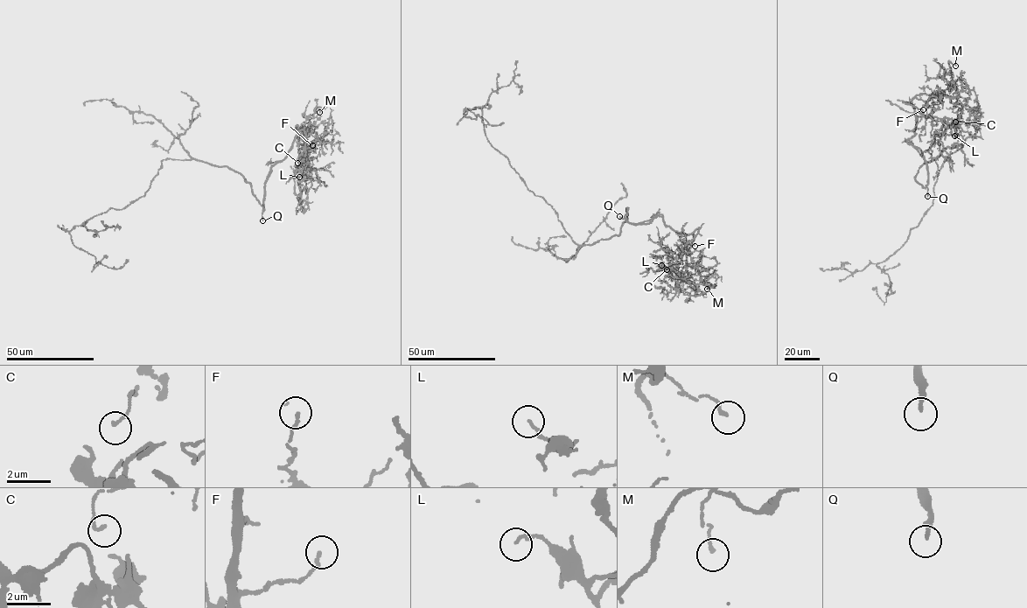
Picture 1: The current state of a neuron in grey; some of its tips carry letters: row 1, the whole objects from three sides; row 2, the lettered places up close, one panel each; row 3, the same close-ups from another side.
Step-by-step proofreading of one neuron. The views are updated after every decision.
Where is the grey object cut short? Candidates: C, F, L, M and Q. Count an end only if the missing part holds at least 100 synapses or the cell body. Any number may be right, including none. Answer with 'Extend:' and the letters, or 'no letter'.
Extend: Q

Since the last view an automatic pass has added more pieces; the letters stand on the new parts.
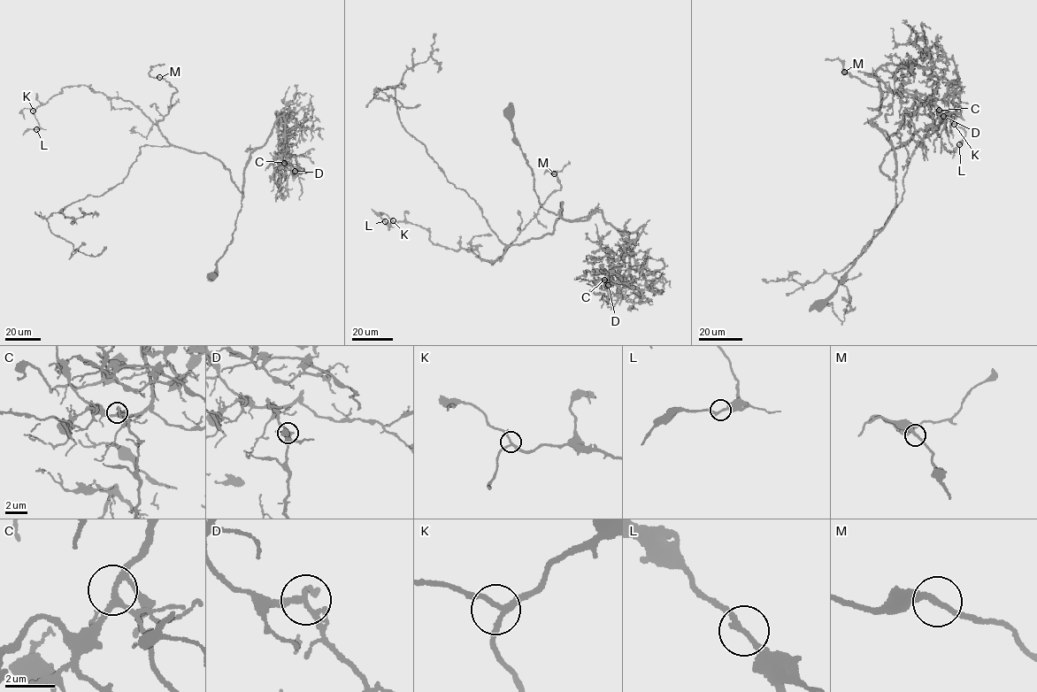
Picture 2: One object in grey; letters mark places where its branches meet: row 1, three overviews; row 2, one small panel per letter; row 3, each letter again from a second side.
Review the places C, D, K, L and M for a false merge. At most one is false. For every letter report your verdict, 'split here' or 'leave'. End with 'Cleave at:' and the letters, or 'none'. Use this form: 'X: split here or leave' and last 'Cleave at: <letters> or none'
C: split here
D: leave
K: leave
L: leave
M: leave
Cleave at: C

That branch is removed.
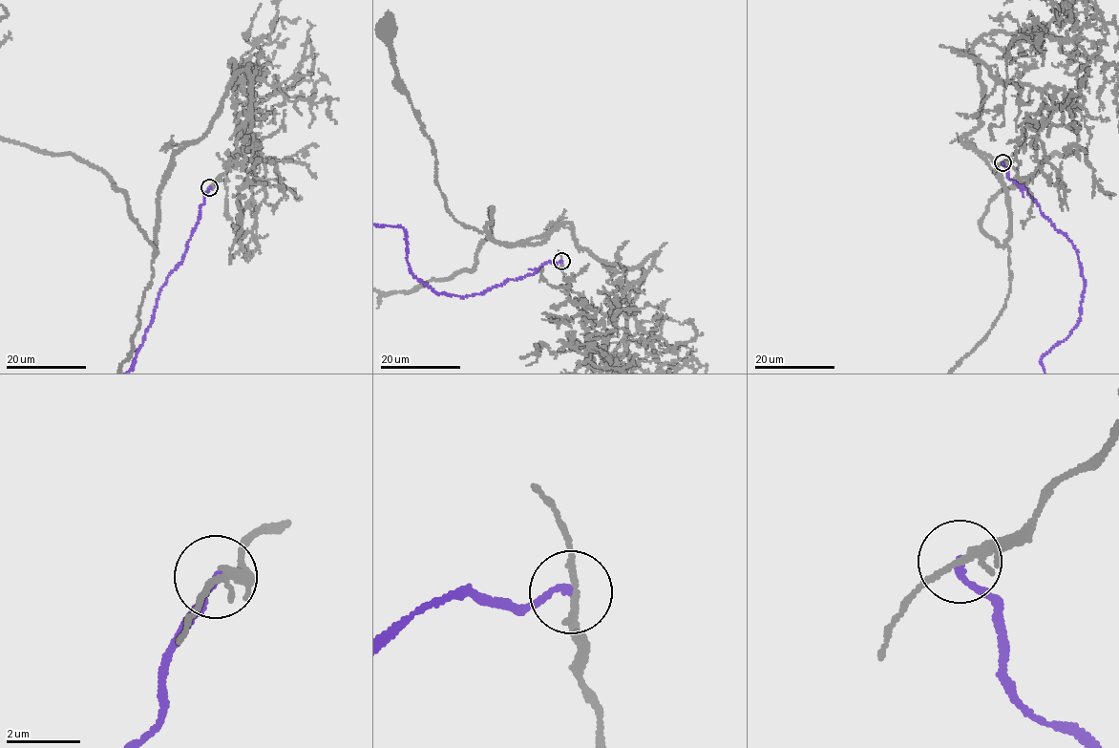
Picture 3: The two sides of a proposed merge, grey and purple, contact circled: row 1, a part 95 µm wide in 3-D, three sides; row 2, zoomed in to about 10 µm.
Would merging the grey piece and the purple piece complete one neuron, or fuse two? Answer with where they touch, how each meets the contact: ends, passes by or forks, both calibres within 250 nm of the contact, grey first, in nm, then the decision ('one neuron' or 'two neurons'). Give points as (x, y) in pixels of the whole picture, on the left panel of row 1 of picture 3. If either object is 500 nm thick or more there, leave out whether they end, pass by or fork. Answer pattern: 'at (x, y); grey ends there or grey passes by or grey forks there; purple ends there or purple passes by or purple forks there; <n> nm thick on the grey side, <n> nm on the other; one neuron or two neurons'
at (209, 187); grey passes by; purple ends there; 190 nm thick on the grey side, 180 nm on the other; two neurons

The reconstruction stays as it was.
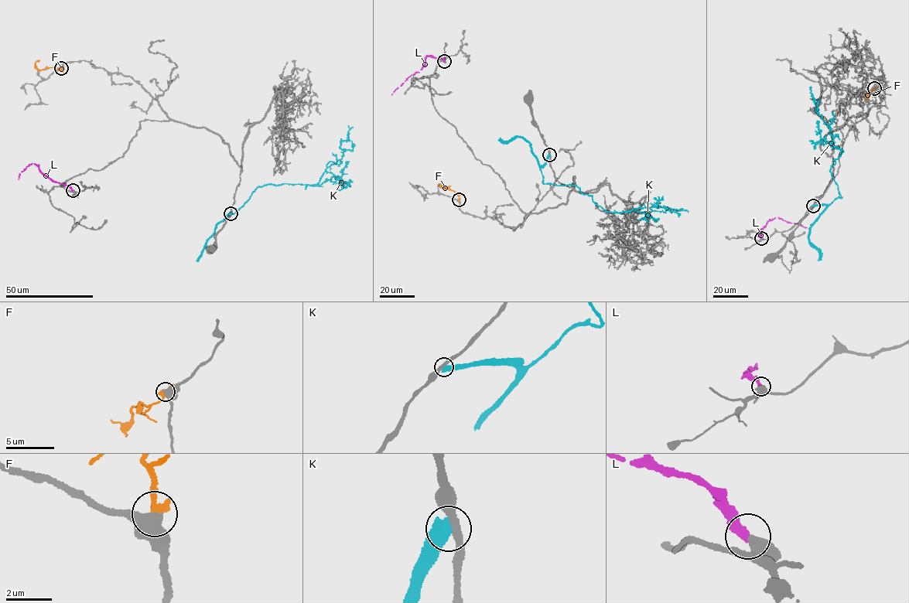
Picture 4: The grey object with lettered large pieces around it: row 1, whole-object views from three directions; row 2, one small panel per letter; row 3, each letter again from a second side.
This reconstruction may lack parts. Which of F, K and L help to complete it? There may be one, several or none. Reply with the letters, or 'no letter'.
no letter

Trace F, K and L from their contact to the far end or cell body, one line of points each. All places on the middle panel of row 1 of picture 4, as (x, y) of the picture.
F: (459, 199), (452, 190), (441, 185), (442, 188), (445, 189)
K: (549, 155), (540, 167), (542, 182), (575, 185), (605, 210), (664, 212), (668, 207), (685, 209)
L: (444, 61), (443, 59), (427, 56), (421, 69), (408, 78), (391, 94)

